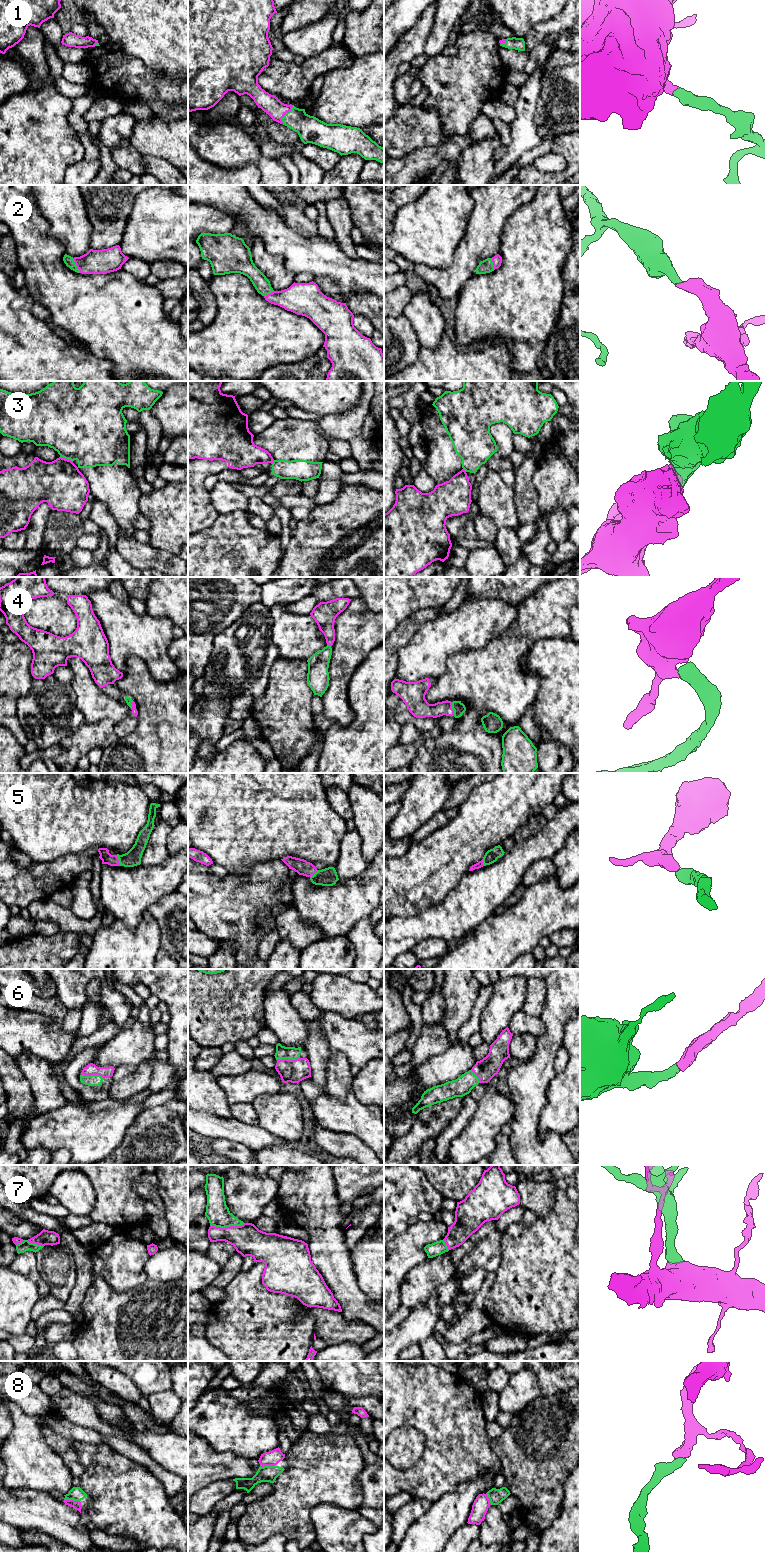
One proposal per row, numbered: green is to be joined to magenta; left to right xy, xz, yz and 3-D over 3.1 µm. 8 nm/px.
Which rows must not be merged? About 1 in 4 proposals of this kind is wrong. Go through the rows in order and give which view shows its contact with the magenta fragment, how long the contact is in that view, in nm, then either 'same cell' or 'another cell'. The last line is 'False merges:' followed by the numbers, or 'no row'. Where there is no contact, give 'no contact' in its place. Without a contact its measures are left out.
1: xz | 180 nm | same cell
2: xy | 140 nm | same cell
3: xy | 110 nm | another cell
4: yz | 110 nm | same cell
5: xy | 90 nm | same cell
6: xz | 190 nm | same cell
7: xz | 280 nm | same cell
8: xy | 130 nm | same cell
False merges: 3

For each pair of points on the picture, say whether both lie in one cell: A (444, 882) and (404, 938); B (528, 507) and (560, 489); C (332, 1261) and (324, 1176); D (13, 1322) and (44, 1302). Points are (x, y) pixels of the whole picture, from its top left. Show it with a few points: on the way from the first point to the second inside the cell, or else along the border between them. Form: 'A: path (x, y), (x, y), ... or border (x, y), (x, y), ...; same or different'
A: border (441, 902), (424, 914), (398, 917); different
B: border (531, 479), (538, 494), (539, 515), (535, 520); different
C: path (327, 1240), (327, 1206), (324, 1203), (324, 1197); same
D: border (39, 1297), (33, 1307), (31, 1320); different

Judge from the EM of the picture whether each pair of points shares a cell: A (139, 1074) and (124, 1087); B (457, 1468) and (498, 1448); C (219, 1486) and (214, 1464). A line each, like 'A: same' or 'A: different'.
A: same
B: different
C: different

